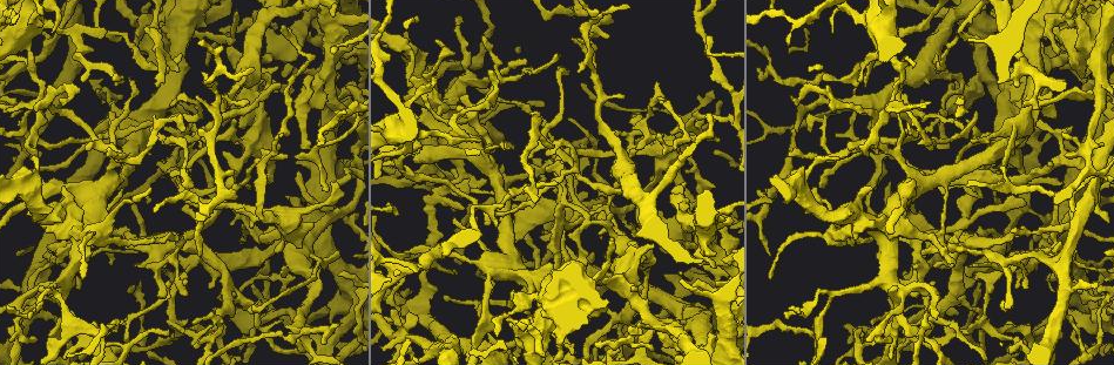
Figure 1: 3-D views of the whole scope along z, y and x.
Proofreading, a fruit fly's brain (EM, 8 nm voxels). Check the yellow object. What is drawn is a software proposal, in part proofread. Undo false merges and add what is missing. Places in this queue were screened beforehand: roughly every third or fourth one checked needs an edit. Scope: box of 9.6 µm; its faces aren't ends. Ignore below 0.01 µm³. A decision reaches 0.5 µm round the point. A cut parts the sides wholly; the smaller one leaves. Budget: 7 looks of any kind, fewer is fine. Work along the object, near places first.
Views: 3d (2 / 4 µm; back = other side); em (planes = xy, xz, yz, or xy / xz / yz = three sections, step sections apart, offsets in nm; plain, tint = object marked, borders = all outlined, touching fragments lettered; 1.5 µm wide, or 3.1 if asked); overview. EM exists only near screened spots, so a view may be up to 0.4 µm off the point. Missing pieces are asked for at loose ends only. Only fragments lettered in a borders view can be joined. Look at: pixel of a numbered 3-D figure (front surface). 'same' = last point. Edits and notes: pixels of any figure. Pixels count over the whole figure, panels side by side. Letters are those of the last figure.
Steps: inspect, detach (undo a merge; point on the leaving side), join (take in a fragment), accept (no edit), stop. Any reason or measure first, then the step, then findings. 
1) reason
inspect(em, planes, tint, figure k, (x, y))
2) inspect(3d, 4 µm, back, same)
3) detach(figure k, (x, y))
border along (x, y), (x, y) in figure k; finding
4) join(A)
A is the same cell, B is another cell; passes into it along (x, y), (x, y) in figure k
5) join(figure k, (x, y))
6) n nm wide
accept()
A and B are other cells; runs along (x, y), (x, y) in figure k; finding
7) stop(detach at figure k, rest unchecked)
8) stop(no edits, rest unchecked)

three-way junction
inspect(em, planes, tint, figure 1, (596, 72))

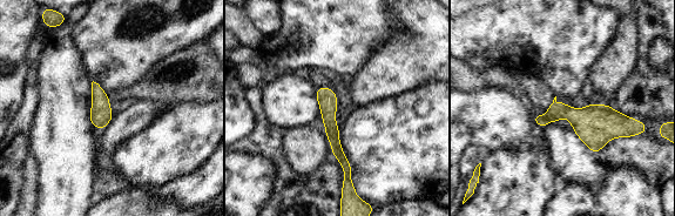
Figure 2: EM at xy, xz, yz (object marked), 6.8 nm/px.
inspect(em, planes, borders, same)

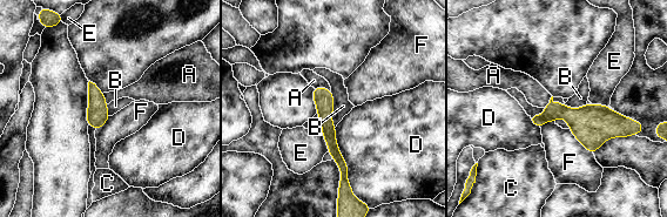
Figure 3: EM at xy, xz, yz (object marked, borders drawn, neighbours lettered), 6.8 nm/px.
D touches over 440 nm
accept()
A, B, C, D, E and F are other cells; border along (330, 90), (334, 97), (334, 127) in figure 3; continuous, no second cell

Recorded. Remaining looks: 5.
inspect(3d, 2 µm, figure 1, (333, 17))

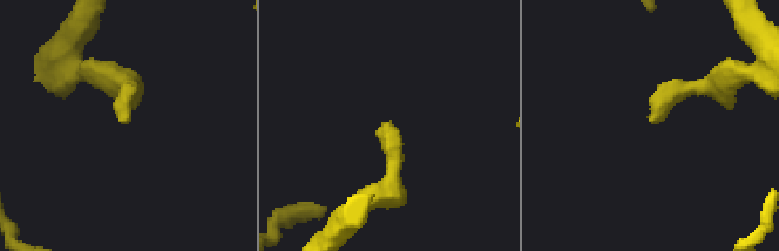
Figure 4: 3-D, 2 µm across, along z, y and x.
shape alone is not enough
inspect(em, planes, plain, figure 4, (127, 122))

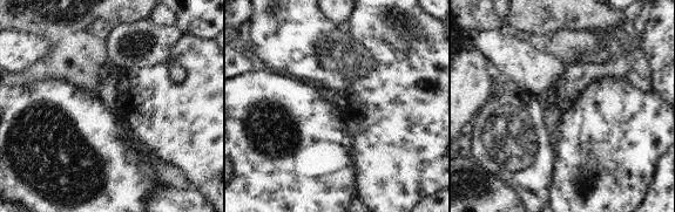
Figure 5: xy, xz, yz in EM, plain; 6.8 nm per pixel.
inspect(em, planes, borders, same)

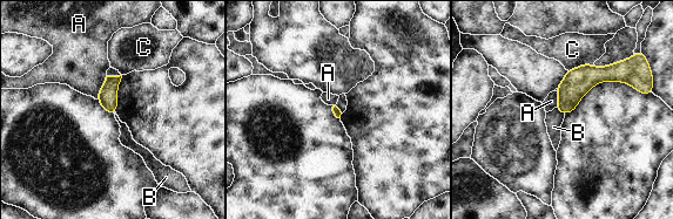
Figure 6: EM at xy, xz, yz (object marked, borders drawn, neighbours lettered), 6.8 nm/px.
accept()
A, B and C are other cells; runs along (625, 76), (592, 75), (560, 107) in figure 6; no lettered fragment goes on from it

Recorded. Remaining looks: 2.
sharp bend
inspect(em, xz, step 8, tint, figure 1, (541, 177))

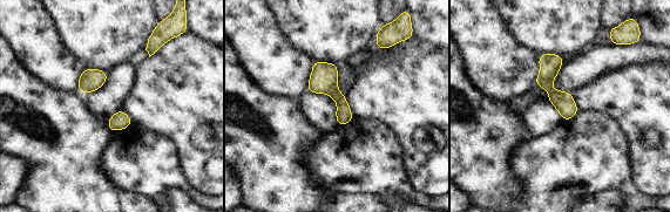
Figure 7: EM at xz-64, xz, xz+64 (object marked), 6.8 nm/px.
cut it another way
inspect(em, yz, step 8, borders, same)

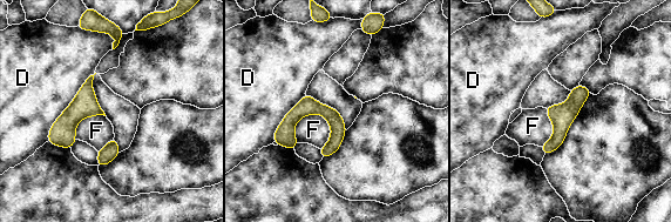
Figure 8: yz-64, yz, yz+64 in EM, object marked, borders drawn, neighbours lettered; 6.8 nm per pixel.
accept()
D and F are other cells; runs along (584, 89), (546, 150) in figure 8; one cell here

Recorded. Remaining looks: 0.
stop(no edits, rest unchecked)

